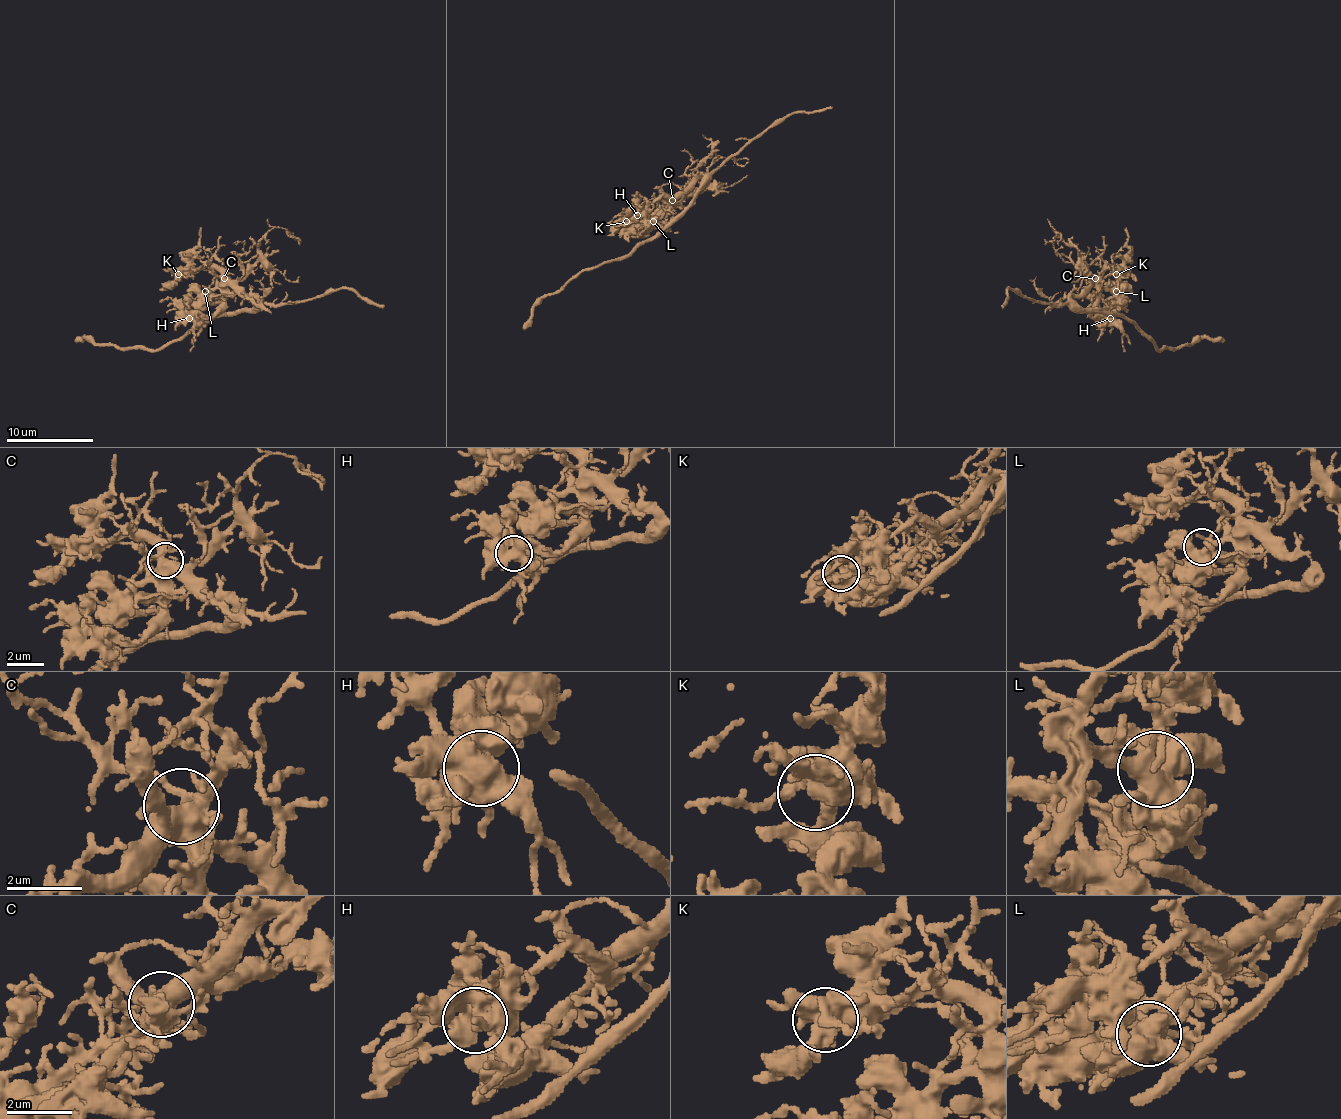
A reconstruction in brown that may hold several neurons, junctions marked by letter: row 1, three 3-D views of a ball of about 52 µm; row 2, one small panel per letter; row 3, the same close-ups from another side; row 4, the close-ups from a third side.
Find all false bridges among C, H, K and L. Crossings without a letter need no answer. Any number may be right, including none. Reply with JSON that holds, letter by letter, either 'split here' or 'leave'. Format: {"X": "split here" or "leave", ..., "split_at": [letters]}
{"C": "leave", "H": "leave", "K": "leave", "L": "leave", "split_at": []}

